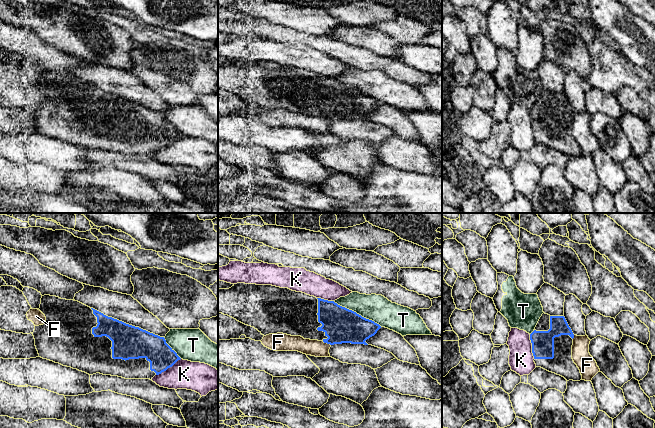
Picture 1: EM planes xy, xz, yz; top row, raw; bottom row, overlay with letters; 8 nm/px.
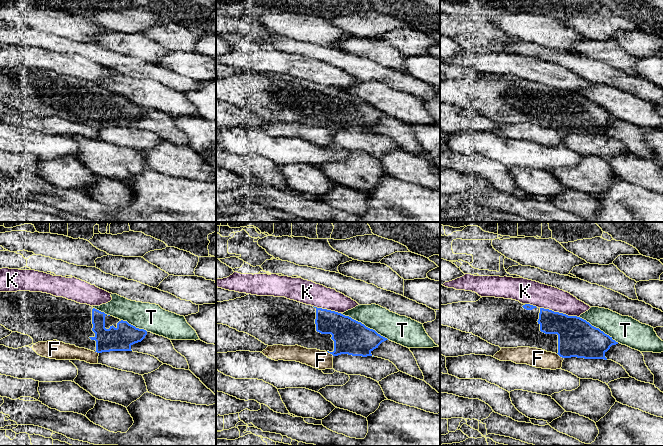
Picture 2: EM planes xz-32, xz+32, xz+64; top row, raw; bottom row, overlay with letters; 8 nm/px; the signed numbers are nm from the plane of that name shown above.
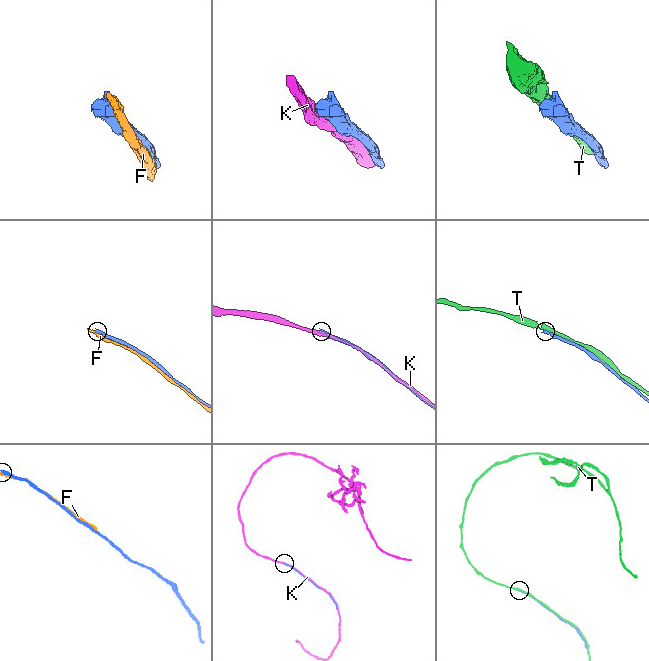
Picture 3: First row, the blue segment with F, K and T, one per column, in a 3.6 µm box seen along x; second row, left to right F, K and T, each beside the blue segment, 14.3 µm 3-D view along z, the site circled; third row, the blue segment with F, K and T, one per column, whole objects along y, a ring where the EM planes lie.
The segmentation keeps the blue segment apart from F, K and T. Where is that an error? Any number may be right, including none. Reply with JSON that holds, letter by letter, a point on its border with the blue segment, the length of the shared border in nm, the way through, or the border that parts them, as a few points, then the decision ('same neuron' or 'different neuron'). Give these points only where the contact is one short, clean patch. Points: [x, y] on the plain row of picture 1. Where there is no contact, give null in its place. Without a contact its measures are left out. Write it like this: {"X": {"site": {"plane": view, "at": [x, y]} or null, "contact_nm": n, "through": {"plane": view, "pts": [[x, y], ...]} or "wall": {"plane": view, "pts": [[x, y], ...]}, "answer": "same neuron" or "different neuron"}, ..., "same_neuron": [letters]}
{"F": {"site": {"plane": "xz", "at": [326, 118]}, "contact_nm": 80, "answer": "different neuron"}, "K": {"site": {"plane": "yz", "at": [532, 123]}, "contact_nm": 220, "answer": "different neuron"}, "T": {"site": {"plane": "xz", "at": [356, 89]}, "contact_nm": 440, "answer": "different neuron"}, "same_neuron": []}

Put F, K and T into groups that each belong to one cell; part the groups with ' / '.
F / K / T

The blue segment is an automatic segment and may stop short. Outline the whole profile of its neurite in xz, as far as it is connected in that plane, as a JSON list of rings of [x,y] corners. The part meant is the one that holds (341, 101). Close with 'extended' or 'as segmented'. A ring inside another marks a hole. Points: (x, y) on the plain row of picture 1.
[[[237,59],[229,65],[218,65],[218,89],[254,103],[264,112],[283,109],[323,117],[330,121],[342,119],[368,121],[365,117],[381,104],[374,97],[334,77],[272,61]]] | extended

